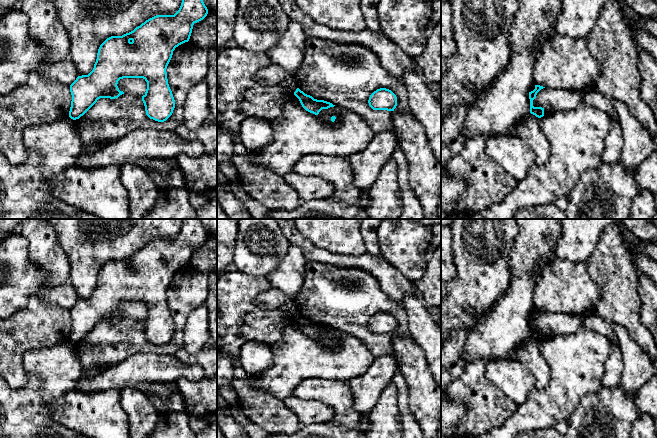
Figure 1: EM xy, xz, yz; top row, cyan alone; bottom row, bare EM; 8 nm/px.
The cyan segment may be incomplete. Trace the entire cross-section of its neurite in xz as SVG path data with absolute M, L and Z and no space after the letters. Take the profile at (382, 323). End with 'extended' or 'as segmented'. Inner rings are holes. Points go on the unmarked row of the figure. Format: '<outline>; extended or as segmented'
M380 312L370 319L368 327L373 334L394 335L397 330L397 321L391 314Z; as segmented

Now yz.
M535 309L535 313L531 316L529 316L529 323L530 323L530 337L535 339L538 342L541 342L544 340L544 332L542 331L534 331L533 330L533 324L536 322L537 317L545 311L540 309Z; as segmented

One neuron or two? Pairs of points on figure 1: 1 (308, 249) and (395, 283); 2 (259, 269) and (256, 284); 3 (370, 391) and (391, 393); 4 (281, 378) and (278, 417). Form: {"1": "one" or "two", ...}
{"1": "one", "2": "two", "3": "two", "4": "two"}

